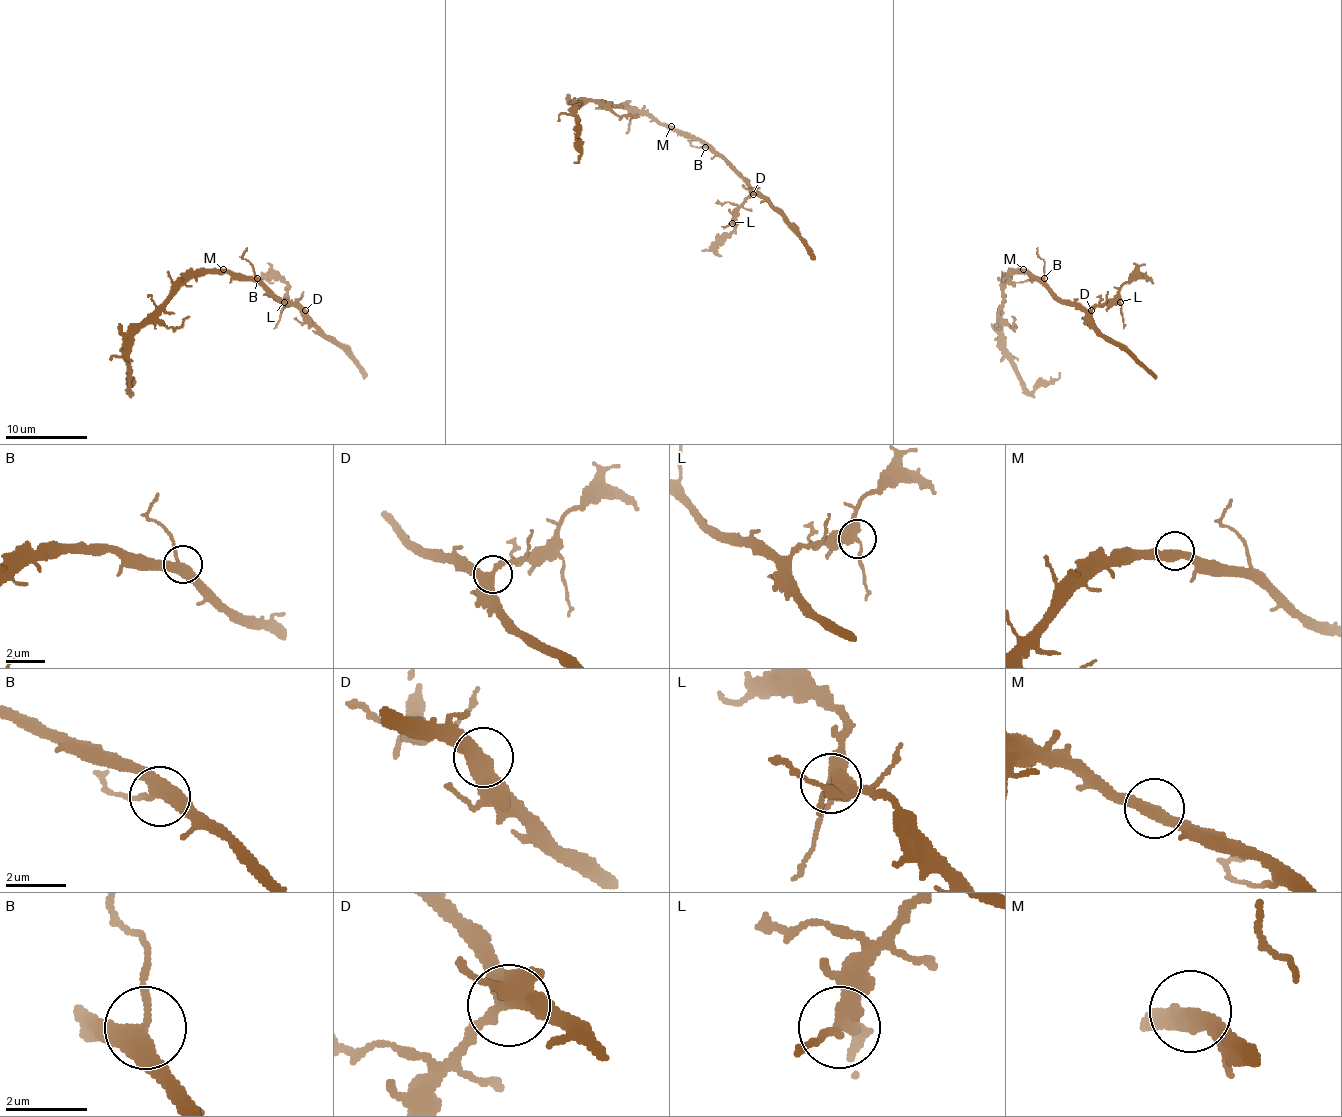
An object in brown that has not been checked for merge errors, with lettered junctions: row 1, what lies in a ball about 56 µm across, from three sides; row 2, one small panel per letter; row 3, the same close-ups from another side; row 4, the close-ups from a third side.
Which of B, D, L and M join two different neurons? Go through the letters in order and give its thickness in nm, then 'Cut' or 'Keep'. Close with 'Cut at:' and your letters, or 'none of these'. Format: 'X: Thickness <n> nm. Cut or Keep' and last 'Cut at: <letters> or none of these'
B: Thickness 400 nm. Keep
D: Thickness 400 nm. Keep
L: Thickness 340 nm. Keep
M: Thickness 400 nm. Keep
Cut at: none of these

